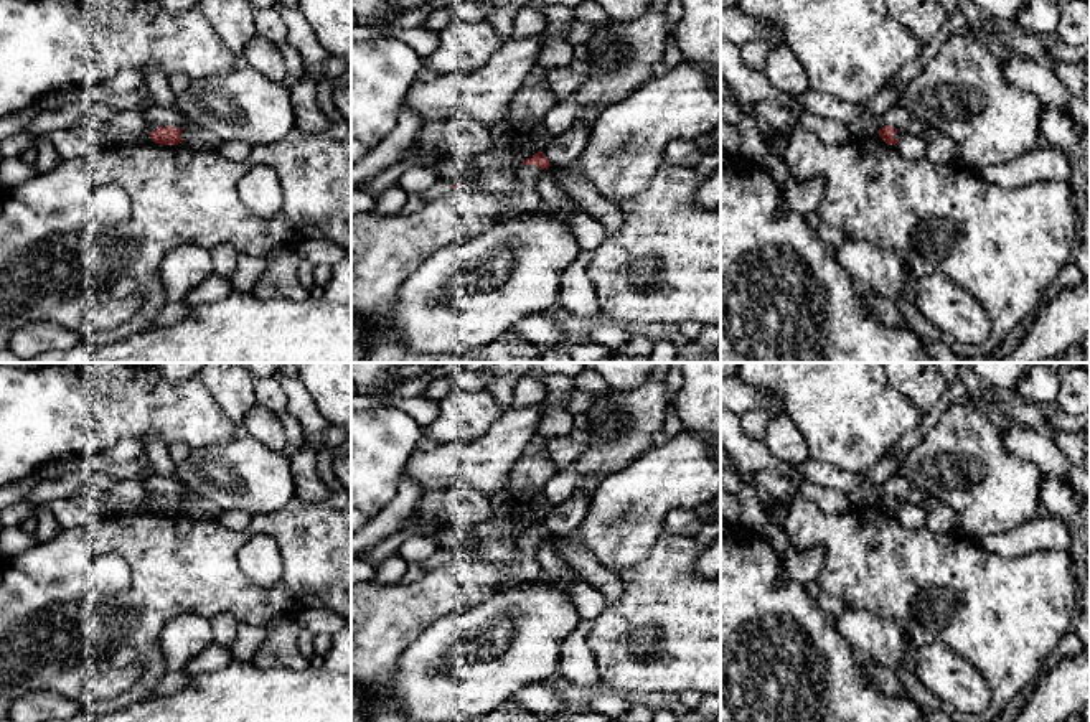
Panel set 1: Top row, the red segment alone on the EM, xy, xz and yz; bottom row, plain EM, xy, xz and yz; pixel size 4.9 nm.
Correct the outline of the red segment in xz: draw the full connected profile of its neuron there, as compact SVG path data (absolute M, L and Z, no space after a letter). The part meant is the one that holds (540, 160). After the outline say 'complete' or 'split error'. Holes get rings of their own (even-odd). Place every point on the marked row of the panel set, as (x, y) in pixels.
M538 152L516 166L518 185L510 193L488 193L470 181L411 214L351 214L351 316L376 326L363 363L541 363L541 349L513 330L473 351L412 353L391 326L391 312L401 285L427 257L485 232L503 211L541 208L536 181L549 166Z | split error

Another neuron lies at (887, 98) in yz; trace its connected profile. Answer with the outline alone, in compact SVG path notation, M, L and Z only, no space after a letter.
M884 87L881 92L876 94L874 99L864 104L866 114L872 119L879 120L879 117L895 105L897 102L897 89Z

